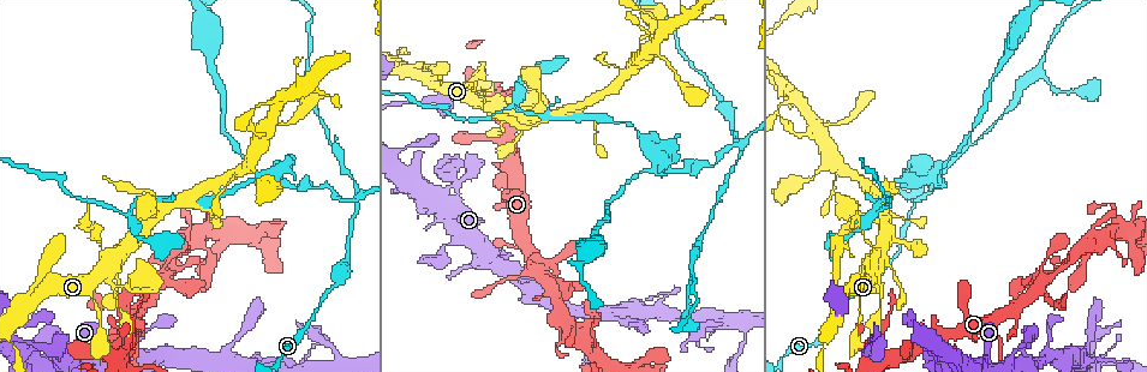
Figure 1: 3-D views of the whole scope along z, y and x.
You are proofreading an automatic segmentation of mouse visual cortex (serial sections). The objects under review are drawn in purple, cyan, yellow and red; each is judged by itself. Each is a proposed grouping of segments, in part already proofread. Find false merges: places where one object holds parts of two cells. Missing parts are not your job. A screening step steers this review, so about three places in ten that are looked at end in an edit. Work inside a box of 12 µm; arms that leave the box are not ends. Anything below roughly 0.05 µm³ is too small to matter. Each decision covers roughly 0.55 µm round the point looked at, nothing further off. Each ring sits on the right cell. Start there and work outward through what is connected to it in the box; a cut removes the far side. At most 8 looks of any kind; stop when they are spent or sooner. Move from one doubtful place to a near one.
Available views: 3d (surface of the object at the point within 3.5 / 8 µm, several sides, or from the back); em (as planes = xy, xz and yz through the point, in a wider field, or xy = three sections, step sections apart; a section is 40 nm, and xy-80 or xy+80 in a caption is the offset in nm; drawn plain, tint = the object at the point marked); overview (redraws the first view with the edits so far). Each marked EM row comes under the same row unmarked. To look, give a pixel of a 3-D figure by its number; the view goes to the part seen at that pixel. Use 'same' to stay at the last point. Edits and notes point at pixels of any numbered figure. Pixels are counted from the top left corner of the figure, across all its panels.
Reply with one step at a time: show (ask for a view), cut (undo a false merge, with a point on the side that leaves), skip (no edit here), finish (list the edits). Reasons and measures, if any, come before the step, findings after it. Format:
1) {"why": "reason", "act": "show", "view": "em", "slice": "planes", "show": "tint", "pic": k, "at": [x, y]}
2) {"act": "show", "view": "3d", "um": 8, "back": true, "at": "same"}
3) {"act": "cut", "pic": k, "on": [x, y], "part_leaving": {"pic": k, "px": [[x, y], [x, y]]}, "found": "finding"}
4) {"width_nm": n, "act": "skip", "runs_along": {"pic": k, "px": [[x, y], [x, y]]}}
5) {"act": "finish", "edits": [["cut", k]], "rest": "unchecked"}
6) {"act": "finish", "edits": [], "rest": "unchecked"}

{"why": "arms run side by side", "act": "show", "view": "3d", "um": 3.5, "pic": 1, "at": [1108, 359]}

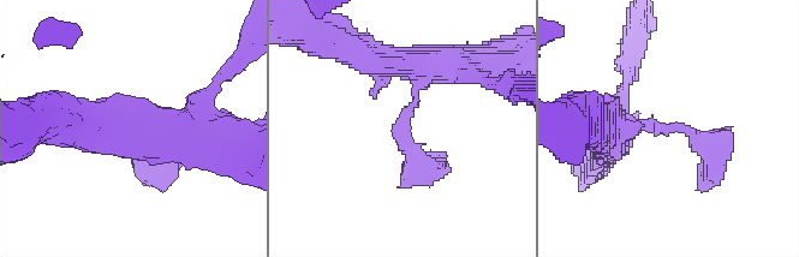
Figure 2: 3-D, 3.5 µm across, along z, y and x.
{"arms": 3, "arm_widths_nm": [250, 250, 400], "act": "show", "view": "em", "slice": "xy", "step": 5, "show": "tint", "pic": 2, "at": [670, 125]}

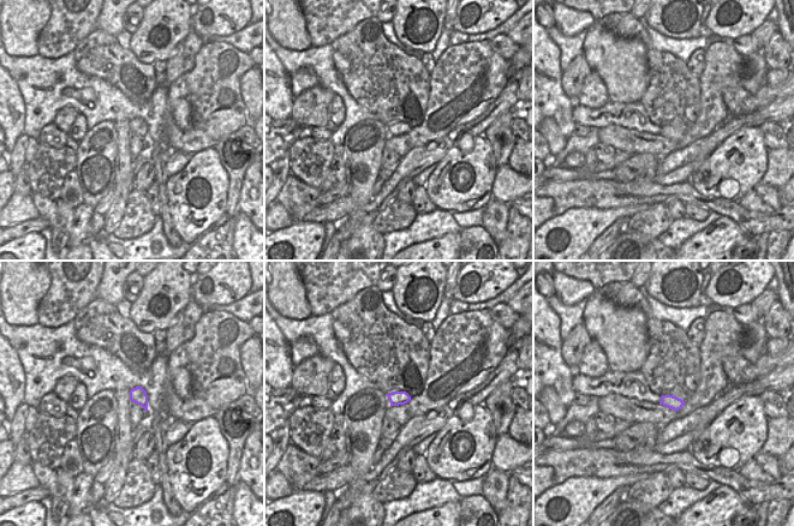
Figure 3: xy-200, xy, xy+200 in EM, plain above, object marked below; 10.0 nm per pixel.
{"act": "skip", "runs_along": {"pic": 2, "px": [[405, 64], [419, 82], [401, 143], [439, 165]]}, "found": "all the same cell"}

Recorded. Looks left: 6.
{"why": "abrupt turn", "act": "show", "view": "3d", "um": 3.5, "pic": 1, "at": [941, 354]}

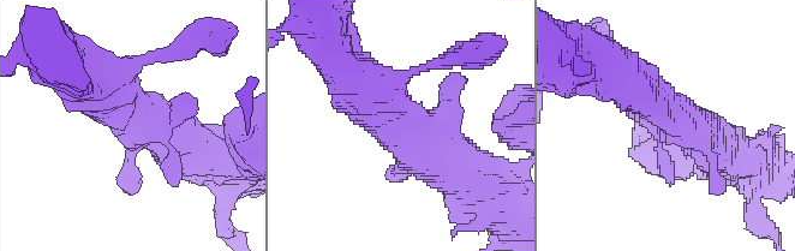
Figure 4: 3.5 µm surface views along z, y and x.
{"why": "now the EM", "act": "show", "view": "em", "slice": "xy", "step": 1, "show": "tint", "pic": 4, "at": [152, 127]}

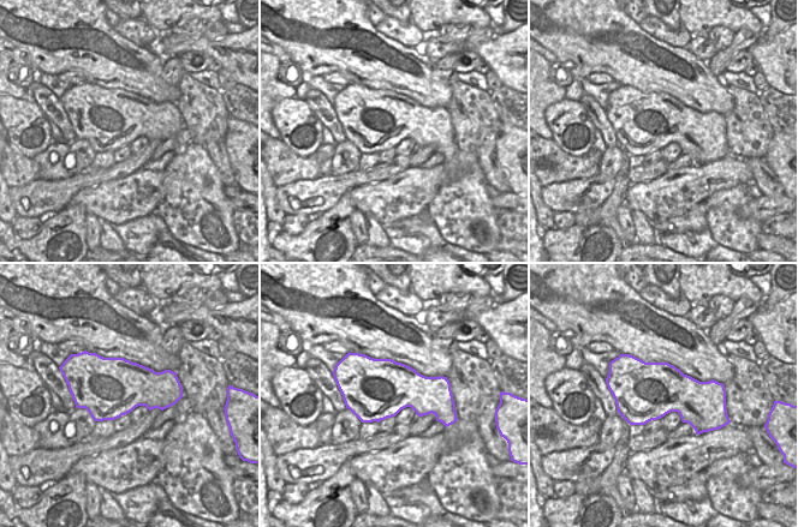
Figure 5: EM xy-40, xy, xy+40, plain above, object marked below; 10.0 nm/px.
{"width_nm": 600, "act": "skip", "runs_along": {"pic": 4, "px": [[471, 181], [376, 111], [383, 89]]}, "found": "continuous, no second cell"}

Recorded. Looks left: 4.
{"why": "abrupt turn", "act": "show", "view": "3d", "um": 3.5, "pic": 1, "at": [880, 218]}

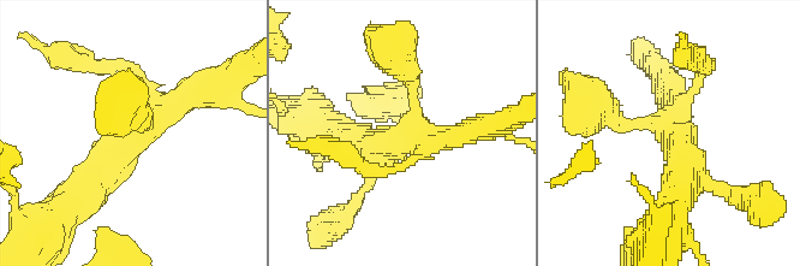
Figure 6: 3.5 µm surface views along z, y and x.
{"arms": 4, "arm_widths_nm": [150, 200, 300, 500], "why": "shape alone is not enough", "act": "show", "view": "em", "slice": "xy", "step": 1, "show": "tint", "pic": 6, "at": [414, 138]}

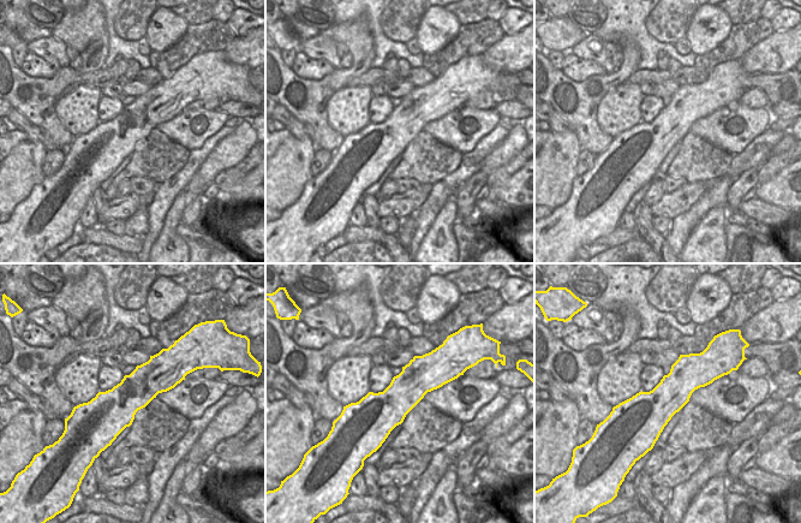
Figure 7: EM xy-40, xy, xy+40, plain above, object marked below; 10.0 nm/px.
{"width_nm": 420, "act": "skip", "runs_along": {"pic": 6, "px": [[88, 187], [154, 117], [213, 87]]}, "found": "continuous, no second cell"}

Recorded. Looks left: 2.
{"why": "sharp bend", "act": "show", "view": "3d", "um": 3.5, "pic": 1, "at": [863, 234]}

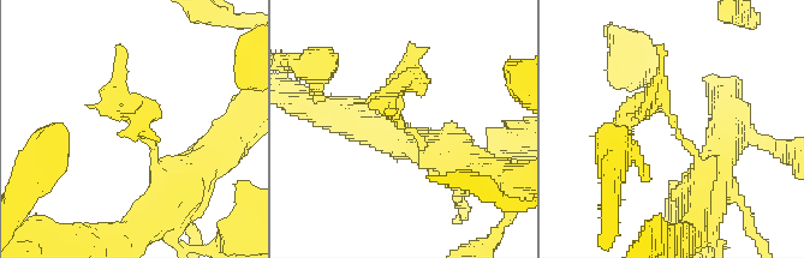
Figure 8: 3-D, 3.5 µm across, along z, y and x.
{"why": "shape alone is not enough", "act": "show", "view": "em", "slice": "planes", "show": "tint", "pic": 8, "at": [673, 125]}

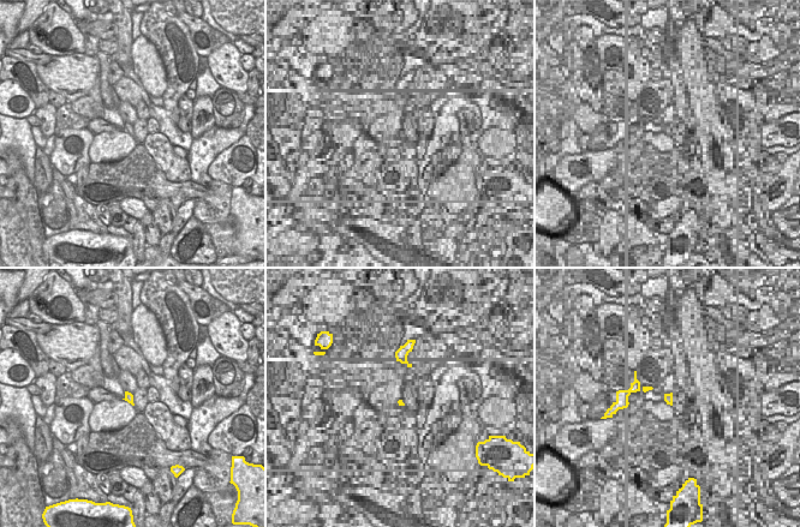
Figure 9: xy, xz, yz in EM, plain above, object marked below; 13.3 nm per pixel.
{"act": "cut", "pic": 8, "on": [663, 104], "part_leaving": {"pic": 8, "px": [[416, 133], [400, 125], [397, 94], [420, 54]]}, "found": "two cells meet here"}

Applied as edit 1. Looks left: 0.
{"act": "finish", "edits": [["cut", 8]], "rest": "unchecked"}

